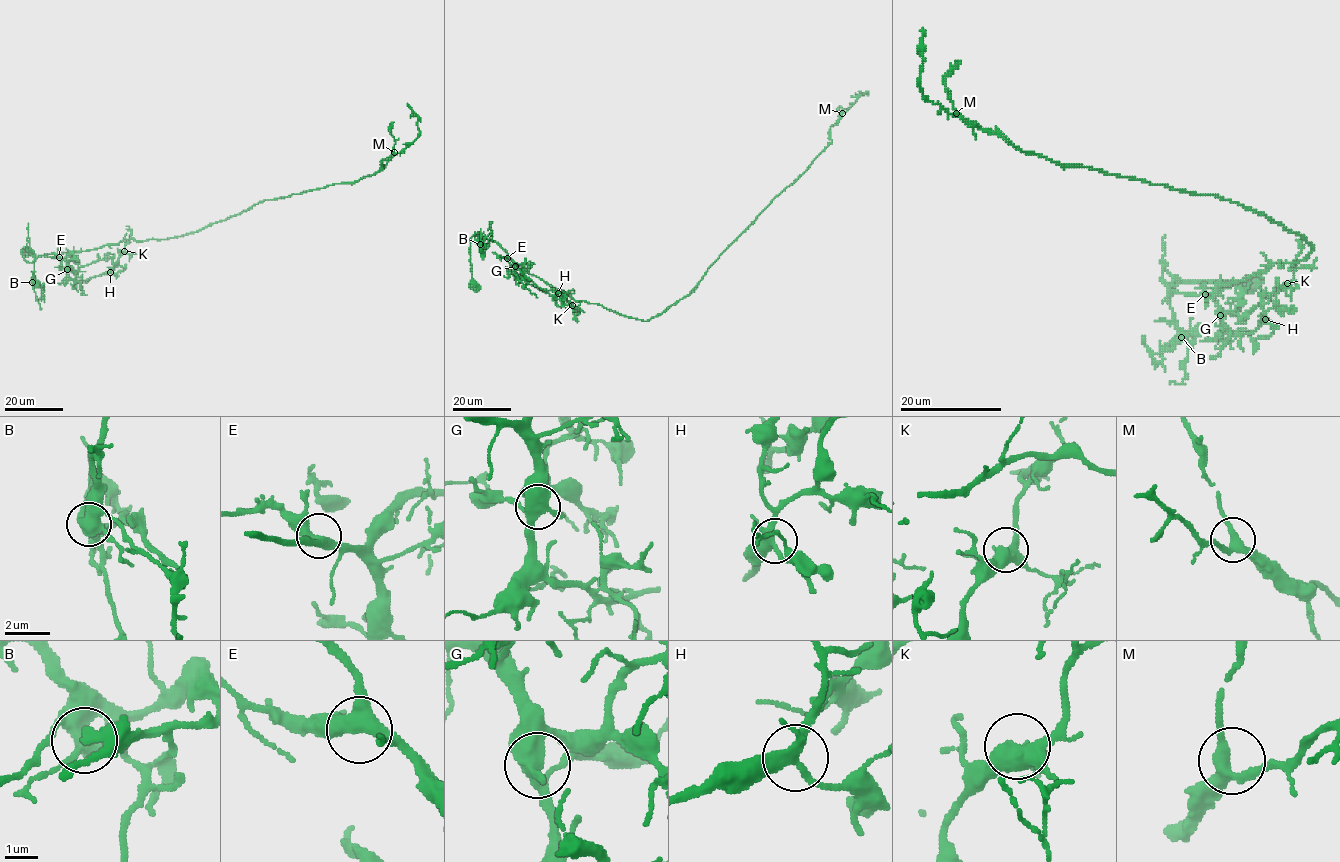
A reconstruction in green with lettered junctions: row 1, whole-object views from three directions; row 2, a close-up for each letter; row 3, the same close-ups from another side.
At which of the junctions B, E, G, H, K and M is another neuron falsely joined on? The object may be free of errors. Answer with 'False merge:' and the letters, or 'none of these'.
False merge: none of these

